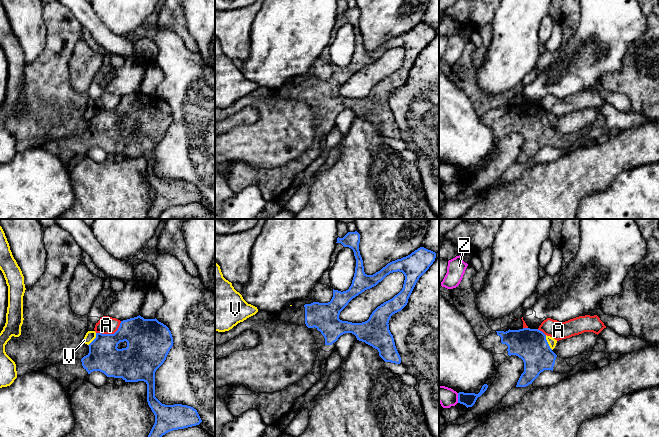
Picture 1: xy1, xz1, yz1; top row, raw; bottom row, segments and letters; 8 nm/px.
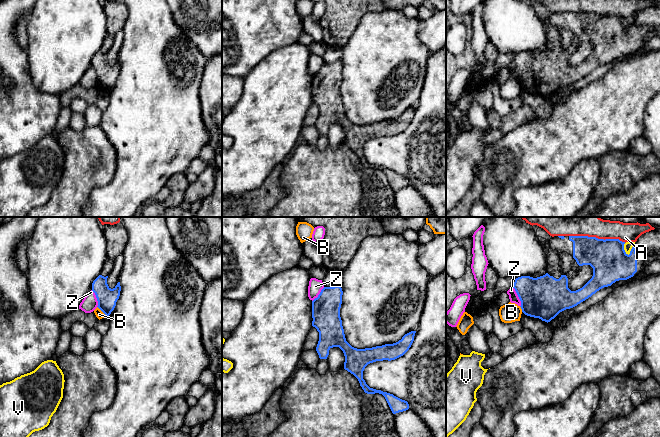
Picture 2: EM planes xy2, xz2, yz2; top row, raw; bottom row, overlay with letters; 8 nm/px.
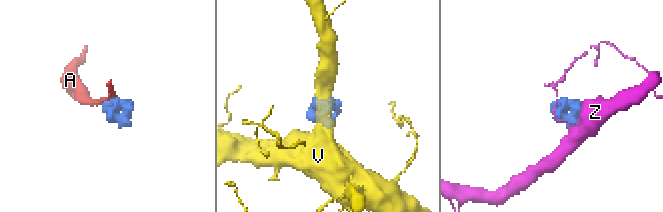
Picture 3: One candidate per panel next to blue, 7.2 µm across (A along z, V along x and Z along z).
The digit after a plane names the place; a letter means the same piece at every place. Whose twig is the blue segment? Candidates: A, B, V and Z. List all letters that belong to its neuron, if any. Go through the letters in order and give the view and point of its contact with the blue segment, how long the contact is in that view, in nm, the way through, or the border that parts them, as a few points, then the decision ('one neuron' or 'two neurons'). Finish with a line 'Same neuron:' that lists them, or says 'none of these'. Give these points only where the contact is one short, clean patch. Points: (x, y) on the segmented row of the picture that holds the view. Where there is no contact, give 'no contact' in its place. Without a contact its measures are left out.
A: yz2 (597, 238) | 460 nm | two neurons
B: xy2 (101, 310) | 110 nm | along xy2 (97, 306), (105, 316) | two neurons
V: yz2 (623, 249) | 110 nm | along yz2 (624, 243), (624, 251), (628, 255) | two neurons
Z: yz2 (518, 296) | 170 nm | along yz2 (513, 287), (520, 301), (520, 306) | two neurons
Same neuron: none of these

